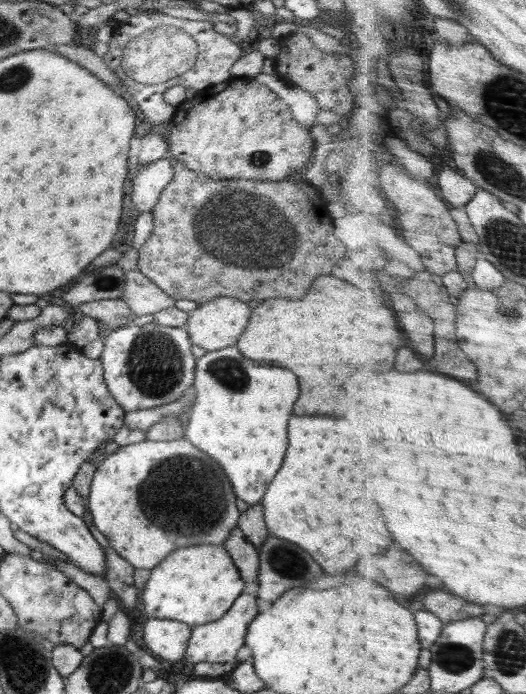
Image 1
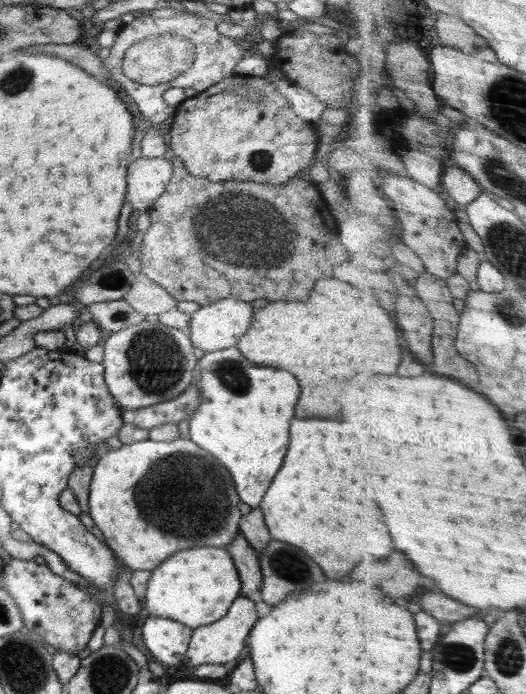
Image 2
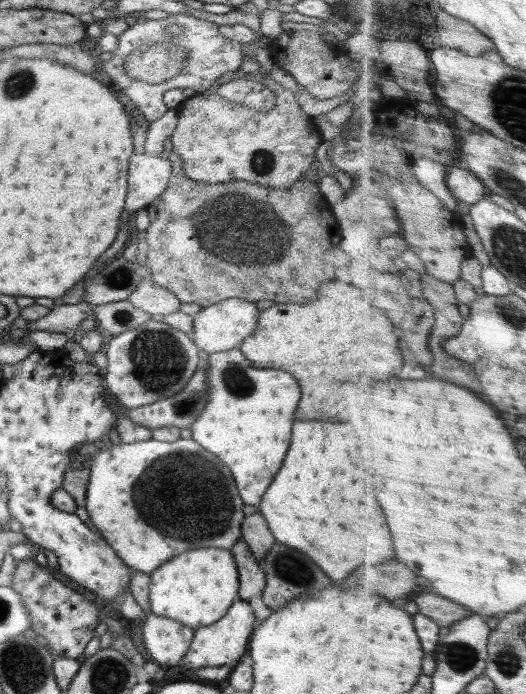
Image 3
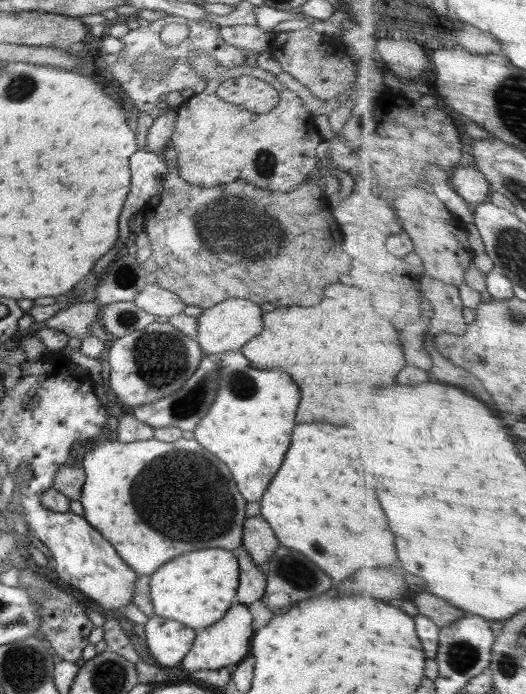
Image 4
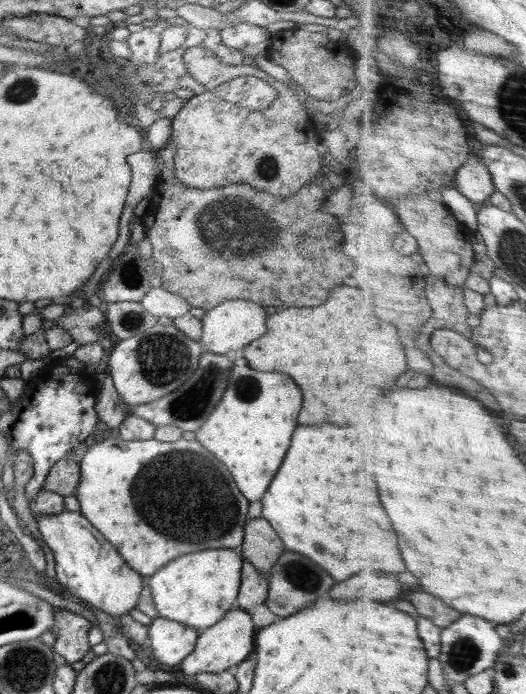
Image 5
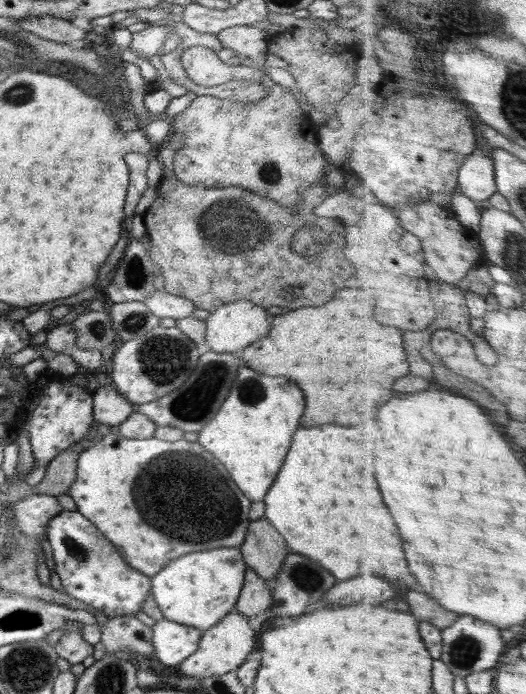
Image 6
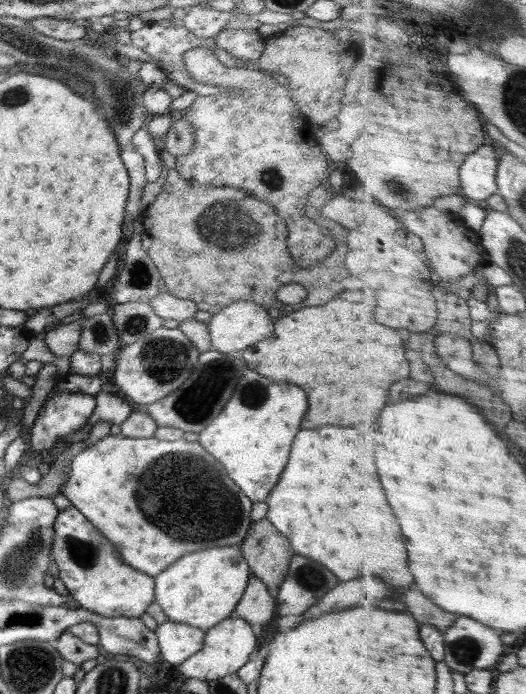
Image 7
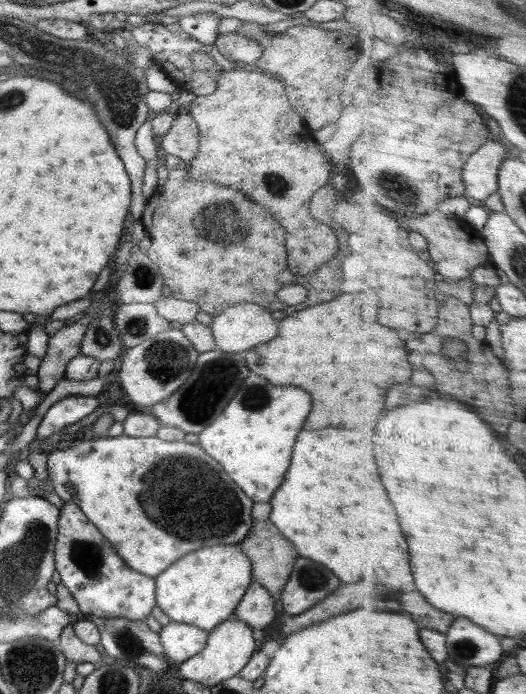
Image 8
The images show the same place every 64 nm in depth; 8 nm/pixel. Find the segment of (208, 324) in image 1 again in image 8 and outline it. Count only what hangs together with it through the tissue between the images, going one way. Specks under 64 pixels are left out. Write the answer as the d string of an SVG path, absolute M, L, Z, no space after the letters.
M245 302L226 308L209 327L222 352L245 352L276 337L278 321L262 306Z

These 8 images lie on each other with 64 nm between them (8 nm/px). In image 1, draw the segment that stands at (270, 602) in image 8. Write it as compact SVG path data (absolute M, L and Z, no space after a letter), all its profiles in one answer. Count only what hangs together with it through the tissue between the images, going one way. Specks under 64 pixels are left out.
M238 525L230 531L222 545L238 568L244 583L248 584L249 589L255 589L259 569L258 548L248 541Z

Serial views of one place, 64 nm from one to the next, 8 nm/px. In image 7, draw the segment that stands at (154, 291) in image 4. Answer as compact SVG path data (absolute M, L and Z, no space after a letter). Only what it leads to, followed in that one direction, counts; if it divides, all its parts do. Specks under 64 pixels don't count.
M168 291L159 292L148 304L160 319L177 320L179 323L186 319L194 319L198 310L193 300L174 296Z

